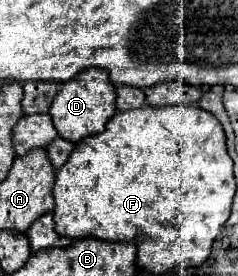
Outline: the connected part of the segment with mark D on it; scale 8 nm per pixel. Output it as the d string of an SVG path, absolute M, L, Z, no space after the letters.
M88 67L76 73L70 81L64 81L60 93L54 97L50 105L50 115L58 135L64 139L70 139L72 143L78 143L88 135L102 133L106 127L106 121L114 113L116 113L116 91L108 79L108 73L100 67Z

